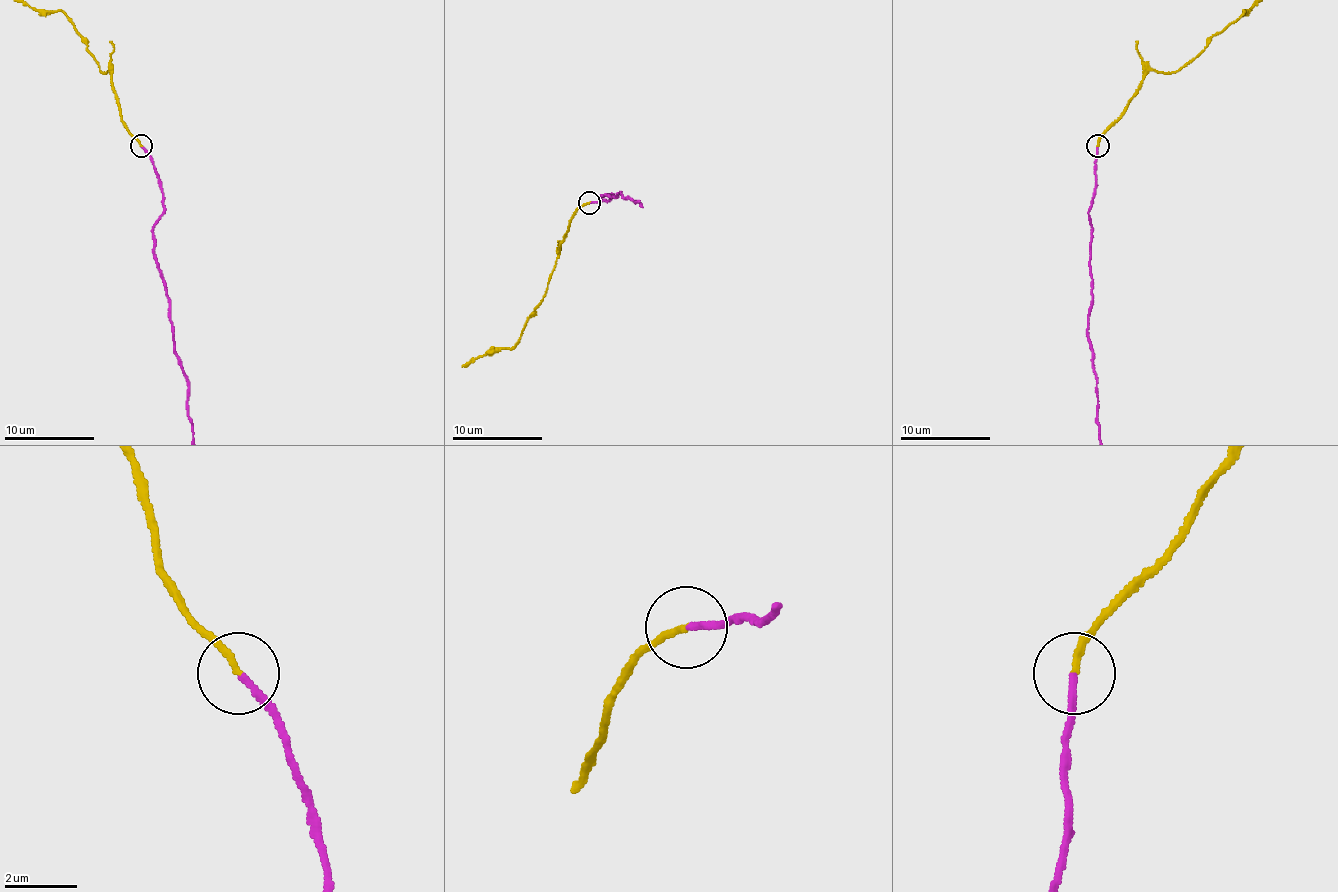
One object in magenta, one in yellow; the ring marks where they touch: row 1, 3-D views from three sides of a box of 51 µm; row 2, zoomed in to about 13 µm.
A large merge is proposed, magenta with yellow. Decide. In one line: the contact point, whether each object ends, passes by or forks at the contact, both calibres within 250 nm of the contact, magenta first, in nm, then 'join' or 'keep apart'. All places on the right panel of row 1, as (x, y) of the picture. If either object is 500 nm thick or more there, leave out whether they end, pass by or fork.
(1097, 146) | magenta ends | yellow ends | 170/170 nm | join

